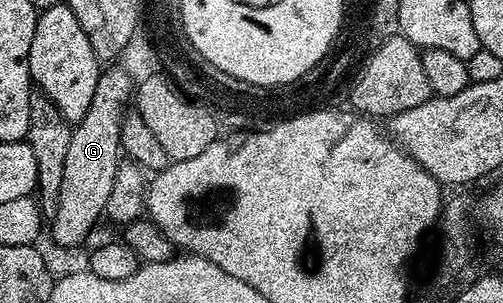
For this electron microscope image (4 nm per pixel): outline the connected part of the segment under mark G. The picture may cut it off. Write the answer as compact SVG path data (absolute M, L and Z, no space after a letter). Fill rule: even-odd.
M108 67L103 70L98 79L98 87L94 87L94 99L90 99L90 111L86 111L86 115L82 120L75 122L72 134L70 135L70 145L67 148L65 166L62 167L62 183L61 189L57 191L54 204L56 204L56 214L52 217L52 237L61 245L62 248L68 249L71 245L80 245L92 233L92 228L104 217L104 208L110 199L110 187L114 187L114 175L120 170L122 164L122 150L120 148L120 120L124 118L126 110L129 108L130 102L134 97L134 80L124 69L112 69L116 67Z

